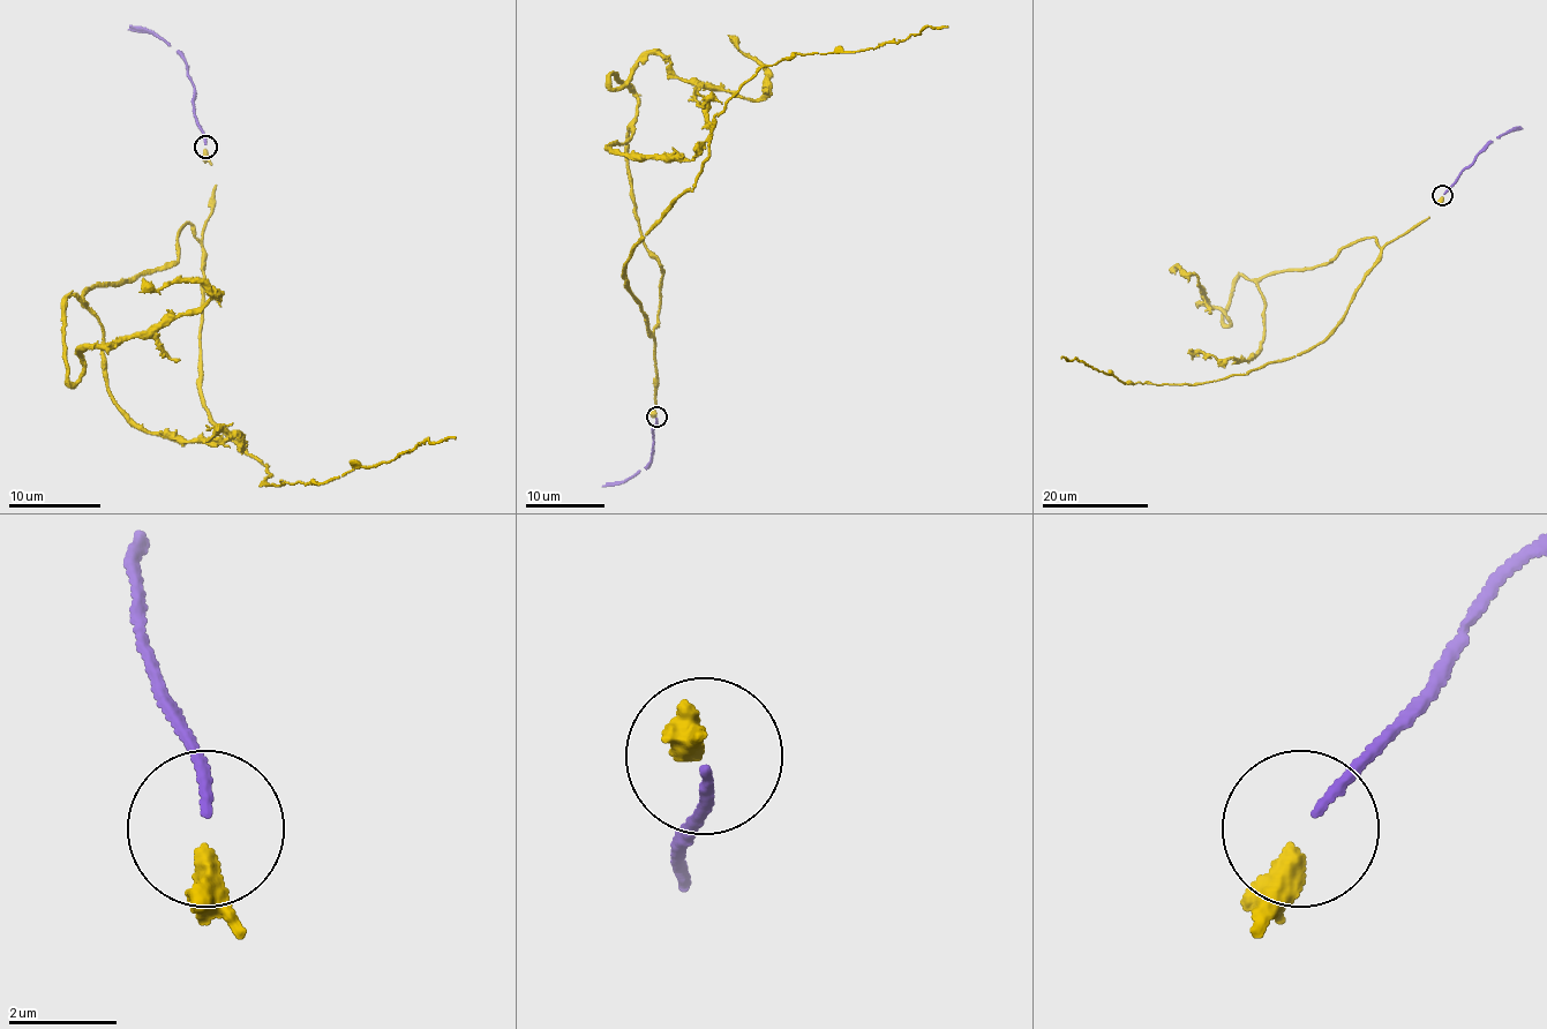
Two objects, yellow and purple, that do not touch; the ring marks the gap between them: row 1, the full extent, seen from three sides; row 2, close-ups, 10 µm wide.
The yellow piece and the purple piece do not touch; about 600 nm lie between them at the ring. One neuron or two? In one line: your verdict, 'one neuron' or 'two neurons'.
one neuron

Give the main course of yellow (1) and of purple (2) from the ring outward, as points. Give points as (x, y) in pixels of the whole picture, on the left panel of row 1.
1: (205, 148), (215, 186), (203, 226), (200, 384), (219, 430), (265, 464), (261, 485), (323, 485), (456, 436)
2: (205, 143), (194, 87), (182, 57), (156, 32), (128, 30)

